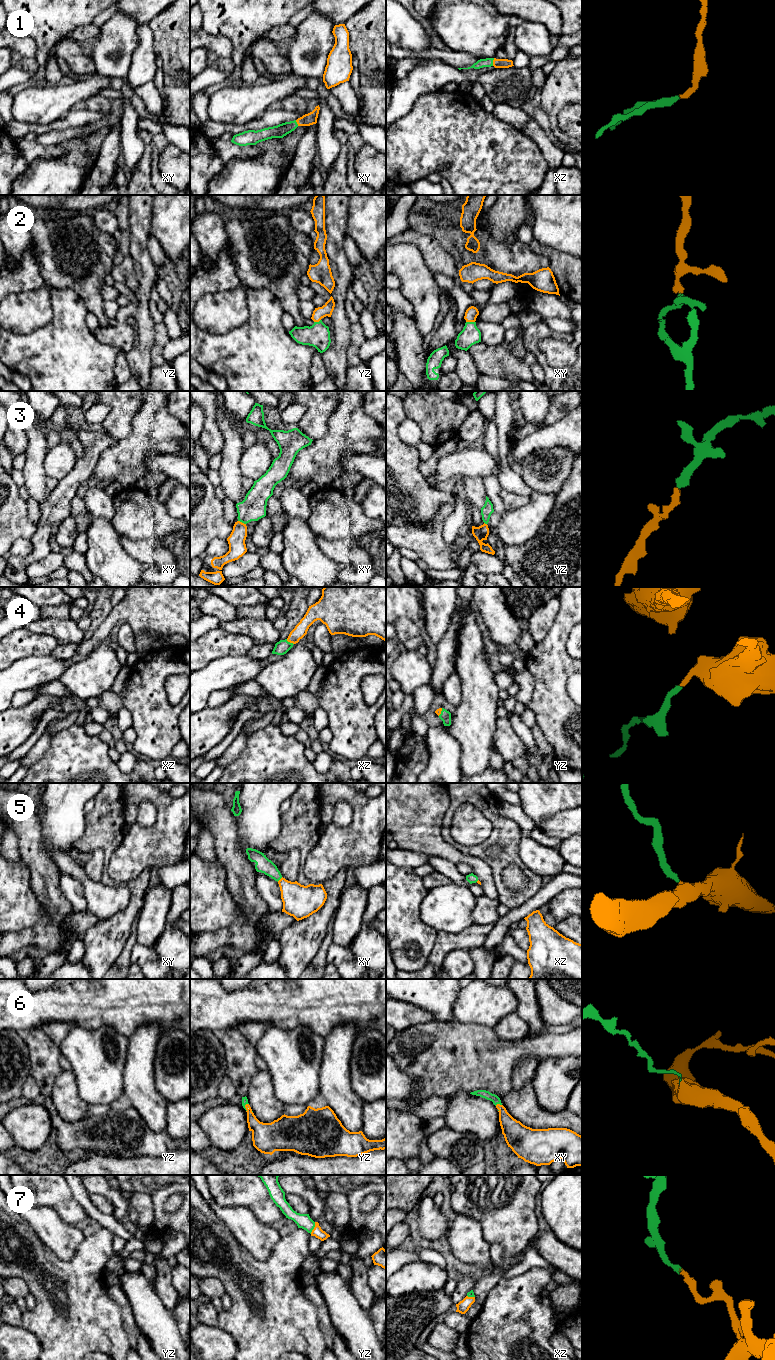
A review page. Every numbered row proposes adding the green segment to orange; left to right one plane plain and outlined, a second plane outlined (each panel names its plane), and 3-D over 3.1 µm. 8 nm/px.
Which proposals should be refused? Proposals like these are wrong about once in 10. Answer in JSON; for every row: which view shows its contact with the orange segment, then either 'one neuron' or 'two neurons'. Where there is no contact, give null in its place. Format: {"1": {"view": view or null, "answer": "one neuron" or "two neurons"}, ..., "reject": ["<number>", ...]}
{"1": {"view": "xz", "answer": "one neuron"}, "2": {"view": "xy", "answer": "one neuron"}, "3": {"view": "xy", "answer": "one neuron"}, "4": {"view": "xz", "answer": "one neuron"}, "5": {"view": "xy", "answer": "one neuron"}, "6": {"view": "xy", "answer": "one neuron"}, "7": {"view": "yz", "answer": "one neuron"}, "reject": []}

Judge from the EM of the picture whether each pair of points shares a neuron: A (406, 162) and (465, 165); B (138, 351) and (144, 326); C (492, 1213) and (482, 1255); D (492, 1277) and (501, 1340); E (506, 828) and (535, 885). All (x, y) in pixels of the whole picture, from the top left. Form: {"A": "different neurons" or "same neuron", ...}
{"A": "same neuron", "B": "same neuron", "C": "different neurons", "D": "different neurons", "E": "same neuron"}

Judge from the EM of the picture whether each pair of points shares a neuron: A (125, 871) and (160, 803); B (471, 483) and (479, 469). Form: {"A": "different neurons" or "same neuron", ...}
{"A": "same neuron", "B": "different neurons"}

